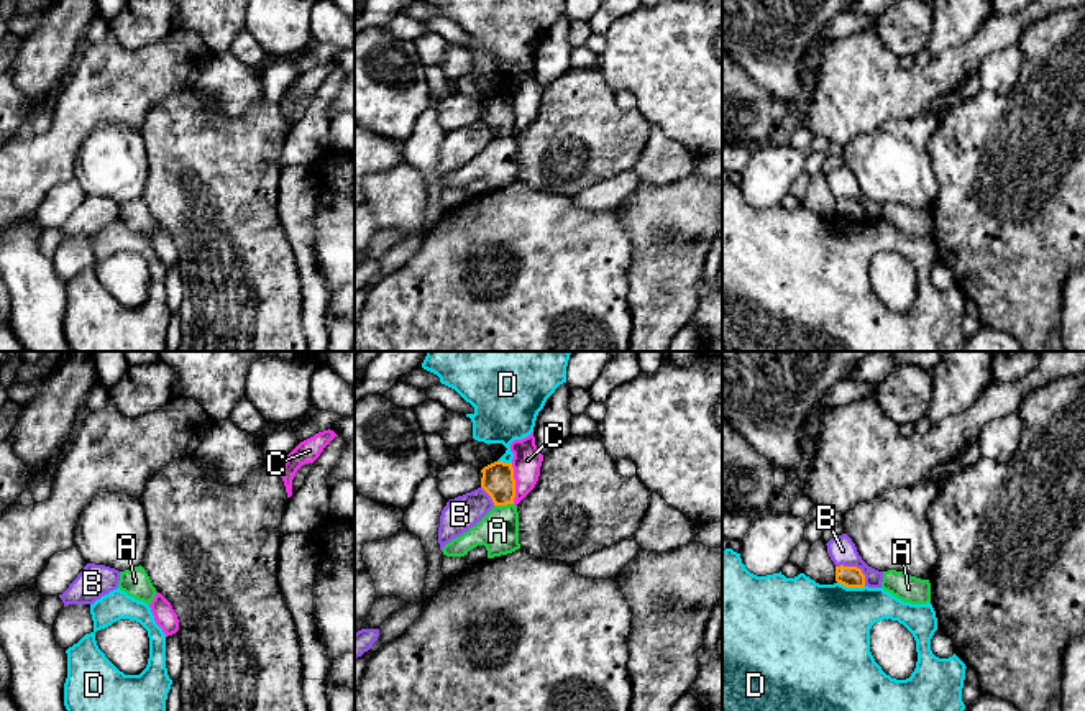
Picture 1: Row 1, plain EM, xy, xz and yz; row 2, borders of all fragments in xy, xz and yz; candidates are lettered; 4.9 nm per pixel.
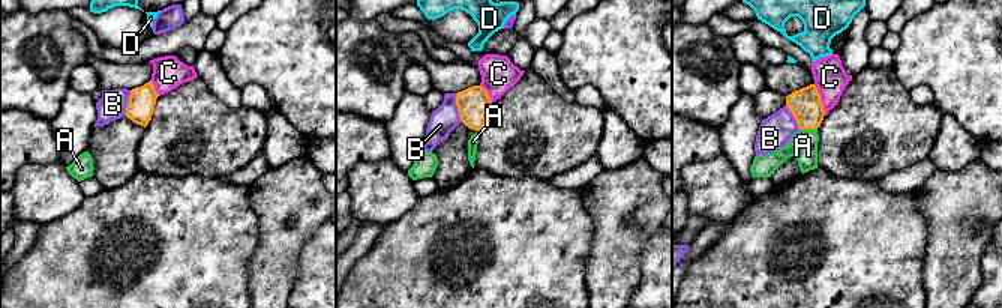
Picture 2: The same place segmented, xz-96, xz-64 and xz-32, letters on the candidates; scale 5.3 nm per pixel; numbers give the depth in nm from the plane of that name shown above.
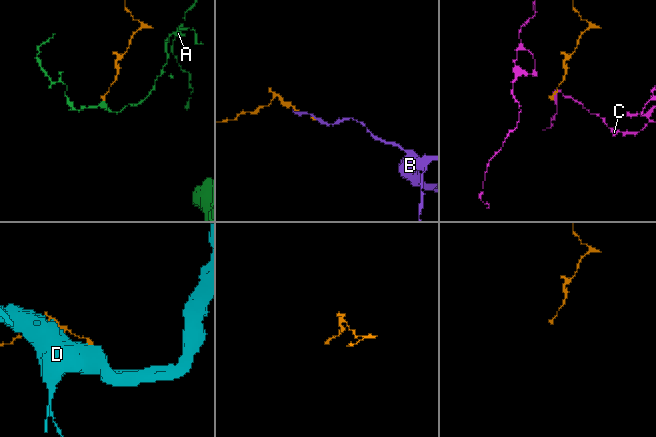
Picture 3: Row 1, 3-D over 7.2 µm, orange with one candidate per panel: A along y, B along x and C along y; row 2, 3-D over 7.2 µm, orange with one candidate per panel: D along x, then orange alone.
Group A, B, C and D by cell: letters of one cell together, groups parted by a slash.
A / B / C / D

